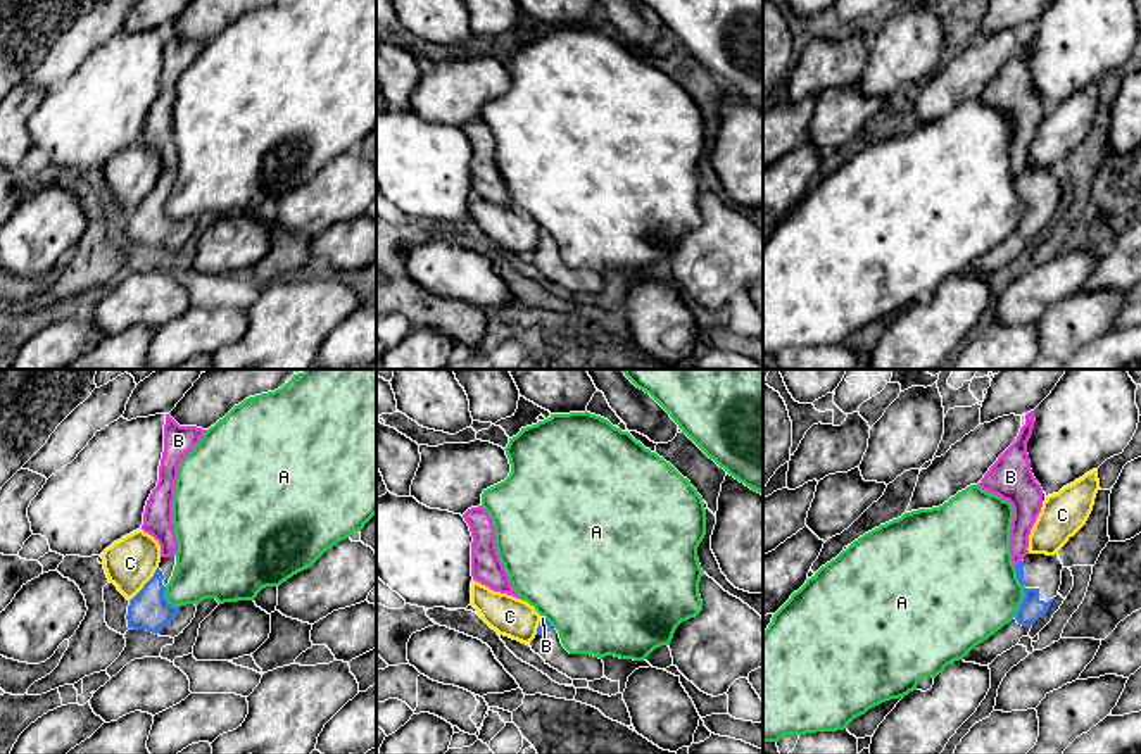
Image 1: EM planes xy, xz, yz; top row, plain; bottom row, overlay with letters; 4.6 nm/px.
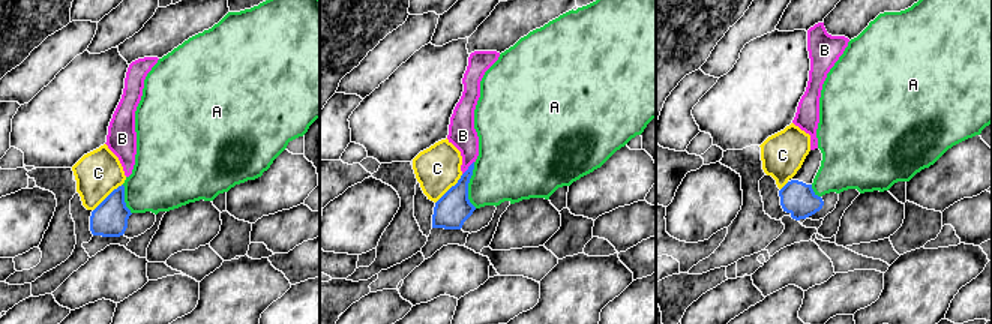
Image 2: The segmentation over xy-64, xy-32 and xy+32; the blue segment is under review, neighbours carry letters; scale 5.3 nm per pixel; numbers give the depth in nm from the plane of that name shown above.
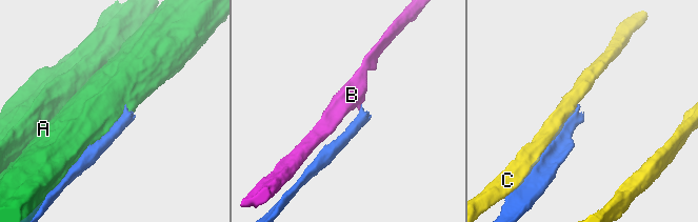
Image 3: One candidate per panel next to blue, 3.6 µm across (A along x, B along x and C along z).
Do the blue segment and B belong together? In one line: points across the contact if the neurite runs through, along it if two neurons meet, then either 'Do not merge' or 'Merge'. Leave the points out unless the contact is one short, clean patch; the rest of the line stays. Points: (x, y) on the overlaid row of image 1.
Boundary: yz (1021, 559), (1015, 566). Do not merge

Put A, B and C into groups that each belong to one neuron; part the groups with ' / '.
A / B / C

